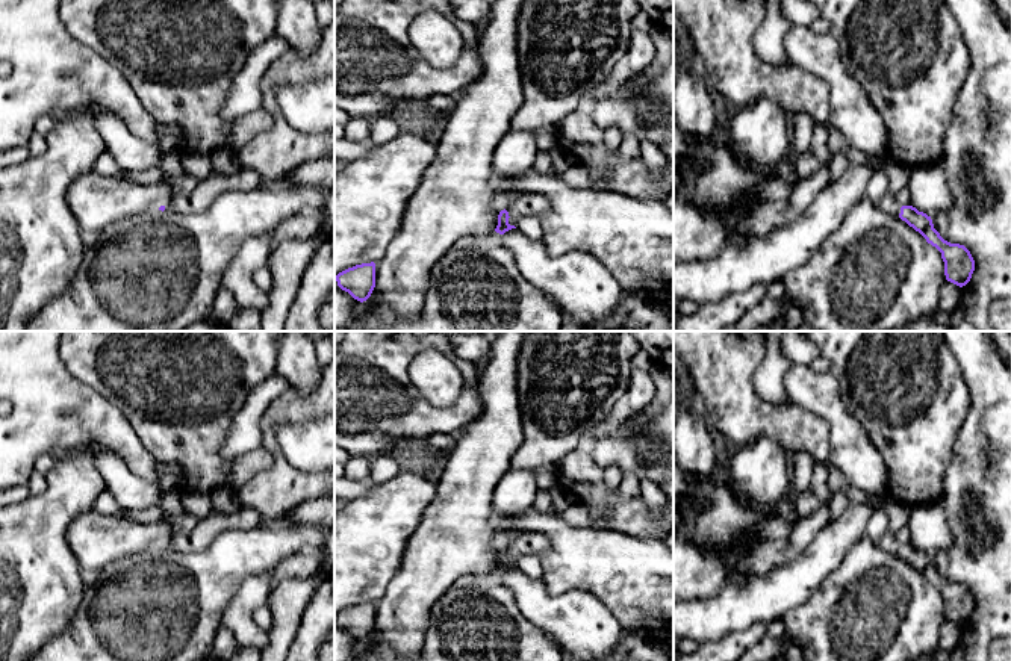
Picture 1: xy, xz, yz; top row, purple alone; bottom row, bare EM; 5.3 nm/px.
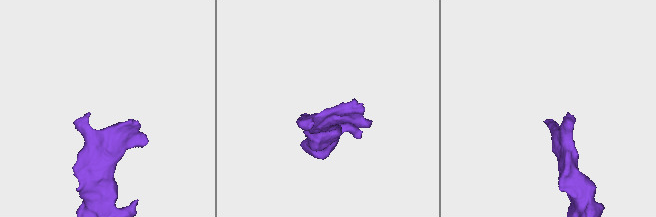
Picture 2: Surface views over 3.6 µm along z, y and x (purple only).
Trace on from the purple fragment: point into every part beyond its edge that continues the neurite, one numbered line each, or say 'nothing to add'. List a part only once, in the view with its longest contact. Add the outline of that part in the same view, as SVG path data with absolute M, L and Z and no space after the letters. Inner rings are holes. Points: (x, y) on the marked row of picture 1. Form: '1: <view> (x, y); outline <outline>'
1: xz (527, 206); outline M522 194L512 203L506 204L509 224L515 225L519 219L540 218L548 212L548 198L542 194Z

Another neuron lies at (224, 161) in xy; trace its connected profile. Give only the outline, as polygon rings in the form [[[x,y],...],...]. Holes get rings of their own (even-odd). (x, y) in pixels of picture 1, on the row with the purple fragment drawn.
[[[219,148],[210,153],[212,166],[219,171],[222,175],[235,174],[242,169],[241,160],[236,154],[236,150]]]

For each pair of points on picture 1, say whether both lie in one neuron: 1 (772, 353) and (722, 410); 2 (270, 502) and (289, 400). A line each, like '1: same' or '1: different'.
1: different
2: same

